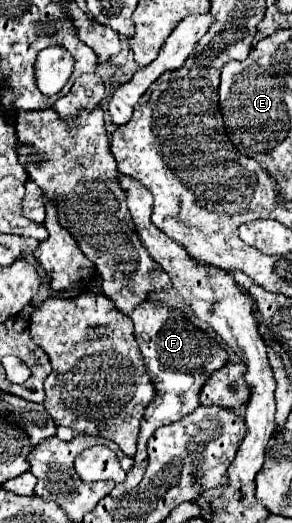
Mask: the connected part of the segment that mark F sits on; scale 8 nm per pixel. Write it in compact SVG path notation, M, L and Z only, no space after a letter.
M143 302L139 308L135 308L129 318L135 324L135 338L139 342L141 354L145 358L147 376L151 378L151 384L155 386L155 400L145 408L143 420L141 420L141 434L135 454L135 464L131 472L127 472L127 478L123 484L117 484L111 490L113 498L123 496L131 488L135 488L147 468L147 440L153 436L153 432L159 426L177 422L179 418L191 414L199 406L199 390L203 382L211 376L213 370L221 368L227 362L225 350L207 334L197 330L185 316L183 310L171 310L161 306L159 302Z

